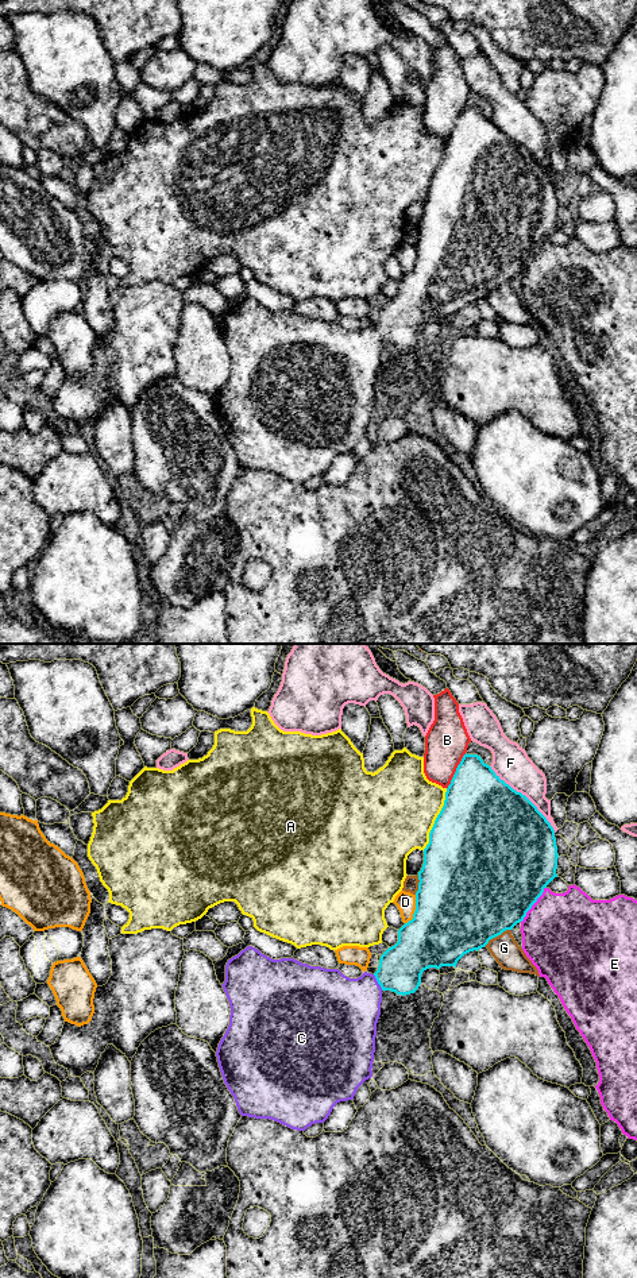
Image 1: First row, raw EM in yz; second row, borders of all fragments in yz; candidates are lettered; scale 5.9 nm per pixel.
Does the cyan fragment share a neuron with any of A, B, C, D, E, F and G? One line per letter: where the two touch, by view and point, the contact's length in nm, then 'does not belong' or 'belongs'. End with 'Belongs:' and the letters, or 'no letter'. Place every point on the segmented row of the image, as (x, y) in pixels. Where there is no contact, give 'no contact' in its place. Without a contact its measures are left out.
A: meets cyan in yz at (436, 819); contact 400 nm long; does not belong
B: meets cyan in yz at (456, 771); contact 240 nm long; does not belong
C: meets cyan in yz at (378, 983); contact 110 nm long; belongs
D: meets cyan in yz at (416, 910); contact 190 nm long; does not belong
E: meets cyan in yz at (533, 903); contact 260 nm long; does not belong
F: meets cyan in yz at (524, 795); contact 550 nm long; does not belong
G: meets cyan in yz at (497, 935); contact 190 nm long; does not belong
Belongs: C

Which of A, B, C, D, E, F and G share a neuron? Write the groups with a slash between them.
A / B / C / D / E / F / G

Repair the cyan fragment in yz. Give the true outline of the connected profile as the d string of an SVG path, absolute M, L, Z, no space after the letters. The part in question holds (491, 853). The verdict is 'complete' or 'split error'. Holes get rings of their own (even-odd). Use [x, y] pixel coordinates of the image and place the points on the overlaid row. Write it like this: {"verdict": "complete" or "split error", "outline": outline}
{"verdict": "split error", "outline": "M466 753L447 788L444 806L424 849L413 919L398 930L398 942L381 955L374 974L364 972L358 978L350 978L339 969L310 966L294 958L273 960L252 946L228 960L221 985L231 1015L216 1057L239 1113L305 1131L312 1124L324 1123L337 1103L354 1100L358 1088L372 1077L382 992L414 993L424 970L456 968L464 954L478 951L490 939L513 930L557 877L557 858L555 830L547 818L525 795L501 780L480 756Z"}

